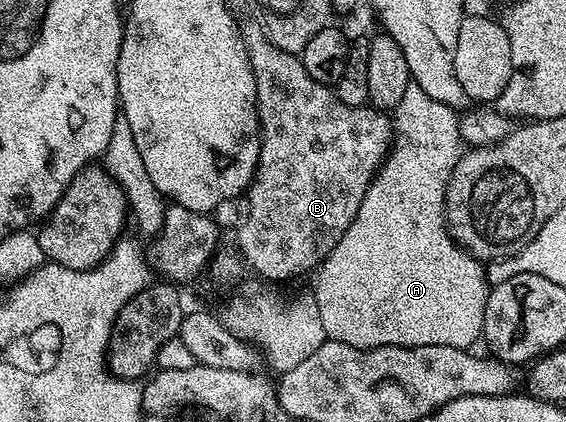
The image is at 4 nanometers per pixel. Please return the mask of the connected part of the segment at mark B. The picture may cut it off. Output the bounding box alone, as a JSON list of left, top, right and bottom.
[237,25,393,284]

